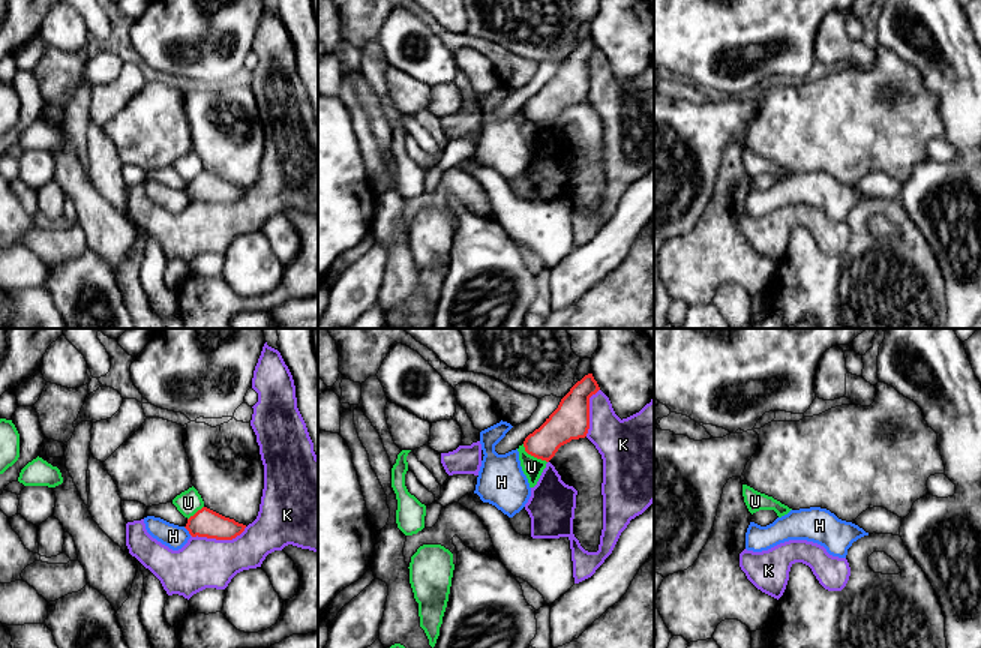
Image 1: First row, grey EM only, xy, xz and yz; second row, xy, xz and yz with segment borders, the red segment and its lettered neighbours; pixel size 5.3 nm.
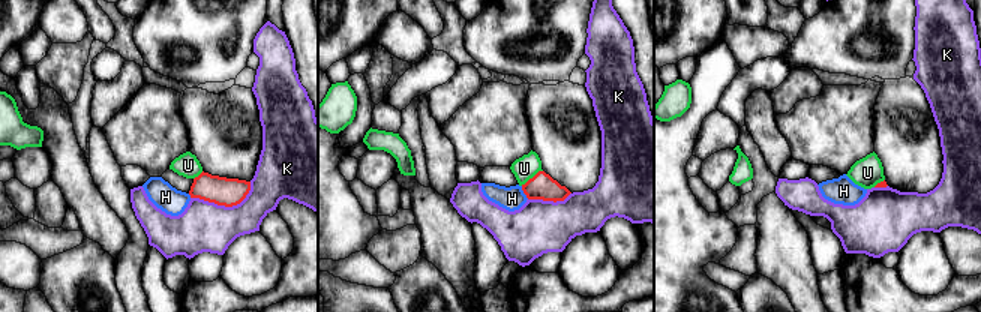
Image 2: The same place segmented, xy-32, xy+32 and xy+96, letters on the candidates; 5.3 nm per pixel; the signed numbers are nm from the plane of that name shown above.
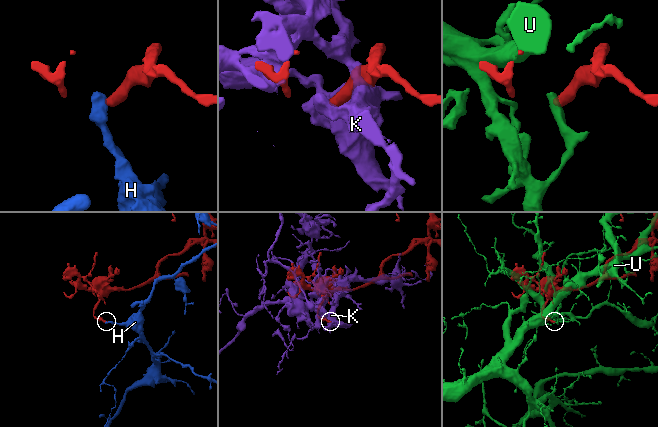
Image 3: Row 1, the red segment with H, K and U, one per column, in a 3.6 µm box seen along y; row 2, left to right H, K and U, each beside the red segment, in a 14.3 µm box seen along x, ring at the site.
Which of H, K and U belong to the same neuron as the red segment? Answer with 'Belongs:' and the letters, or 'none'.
Belongs: none

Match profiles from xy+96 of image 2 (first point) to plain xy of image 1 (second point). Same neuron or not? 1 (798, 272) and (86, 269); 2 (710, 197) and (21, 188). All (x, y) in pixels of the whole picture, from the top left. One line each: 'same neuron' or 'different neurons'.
1: different neurons
2: same neuron

